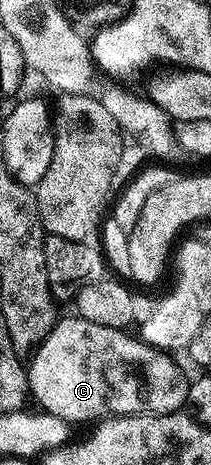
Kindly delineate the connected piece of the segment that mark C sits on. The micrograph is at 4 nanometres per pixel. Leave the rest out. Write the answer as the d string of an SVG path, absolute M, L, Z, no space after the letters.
M68 314L68 319L60 318L56 322L55 328L47 334L45 341L35 348L33 354L30 356L29 366L26 368L27 385L29 388L29 395L32 400L36 399L40 403L42 410L48 415L63 419L68 425L75 425L75 423L87 423L98 420L100 417L110 417L113 415L168 415L174 411L180 410L187 401L187 385L189 382L189 375L186 375L173 360L170 359L166 350L152 347L149 343L144 343L142 338L135 339L126 330L118 331L112 327L105 325L93 325L93 321L85 321L79 318L78 315Z

